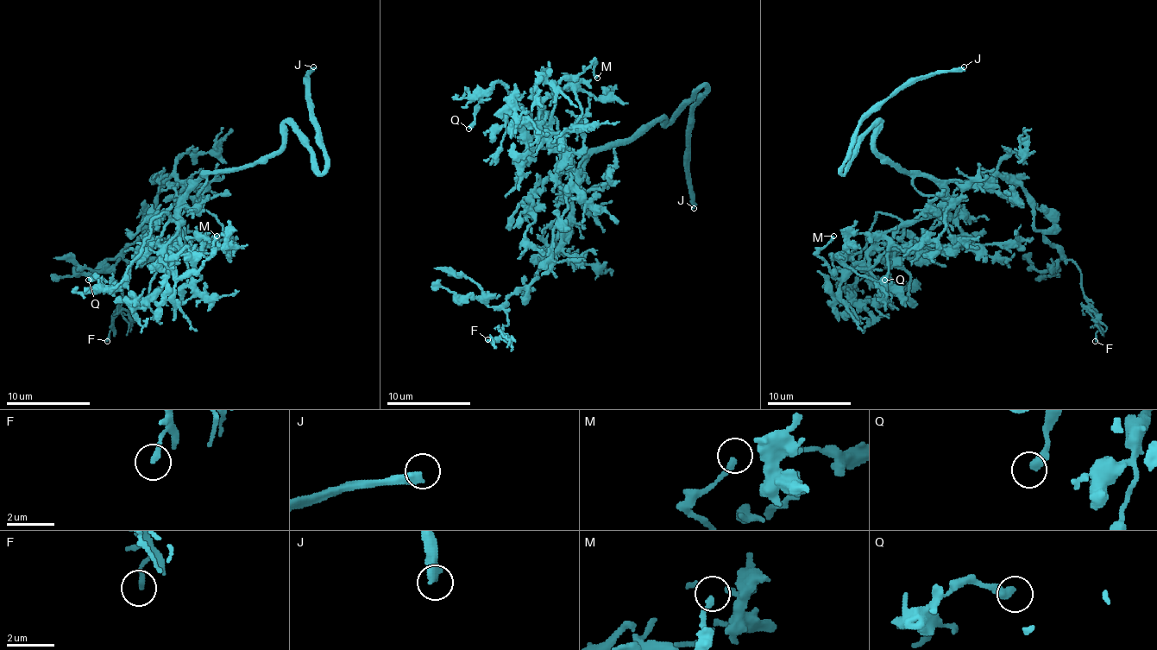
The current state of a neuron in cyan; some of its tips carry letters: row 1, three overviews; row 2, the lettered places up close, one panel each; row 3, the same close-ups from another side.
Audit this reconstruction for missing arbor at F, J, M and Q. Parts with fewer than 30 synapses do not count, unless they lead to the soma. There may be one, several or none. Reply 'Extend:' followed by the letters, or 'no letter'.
Extend: J

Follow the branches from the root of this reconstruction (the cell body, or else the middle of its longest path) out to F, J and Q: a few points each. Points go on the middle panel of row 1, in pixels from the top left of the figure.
F: (603, 149), (588, 158), (571, 193), (571, 221), (537, 278), (508, 299), (508, 322), (487, 339)
J: (603, 149), (631, 143), (656, 122), (669, 120), (704, 86), (707, 91), (691, 110), (689, 132), (694, 208)
Q: (603, 149), (562, 187), (559, 149), (548, 126), (517, 105), (499, 82), (476, 107), (468, 129)

